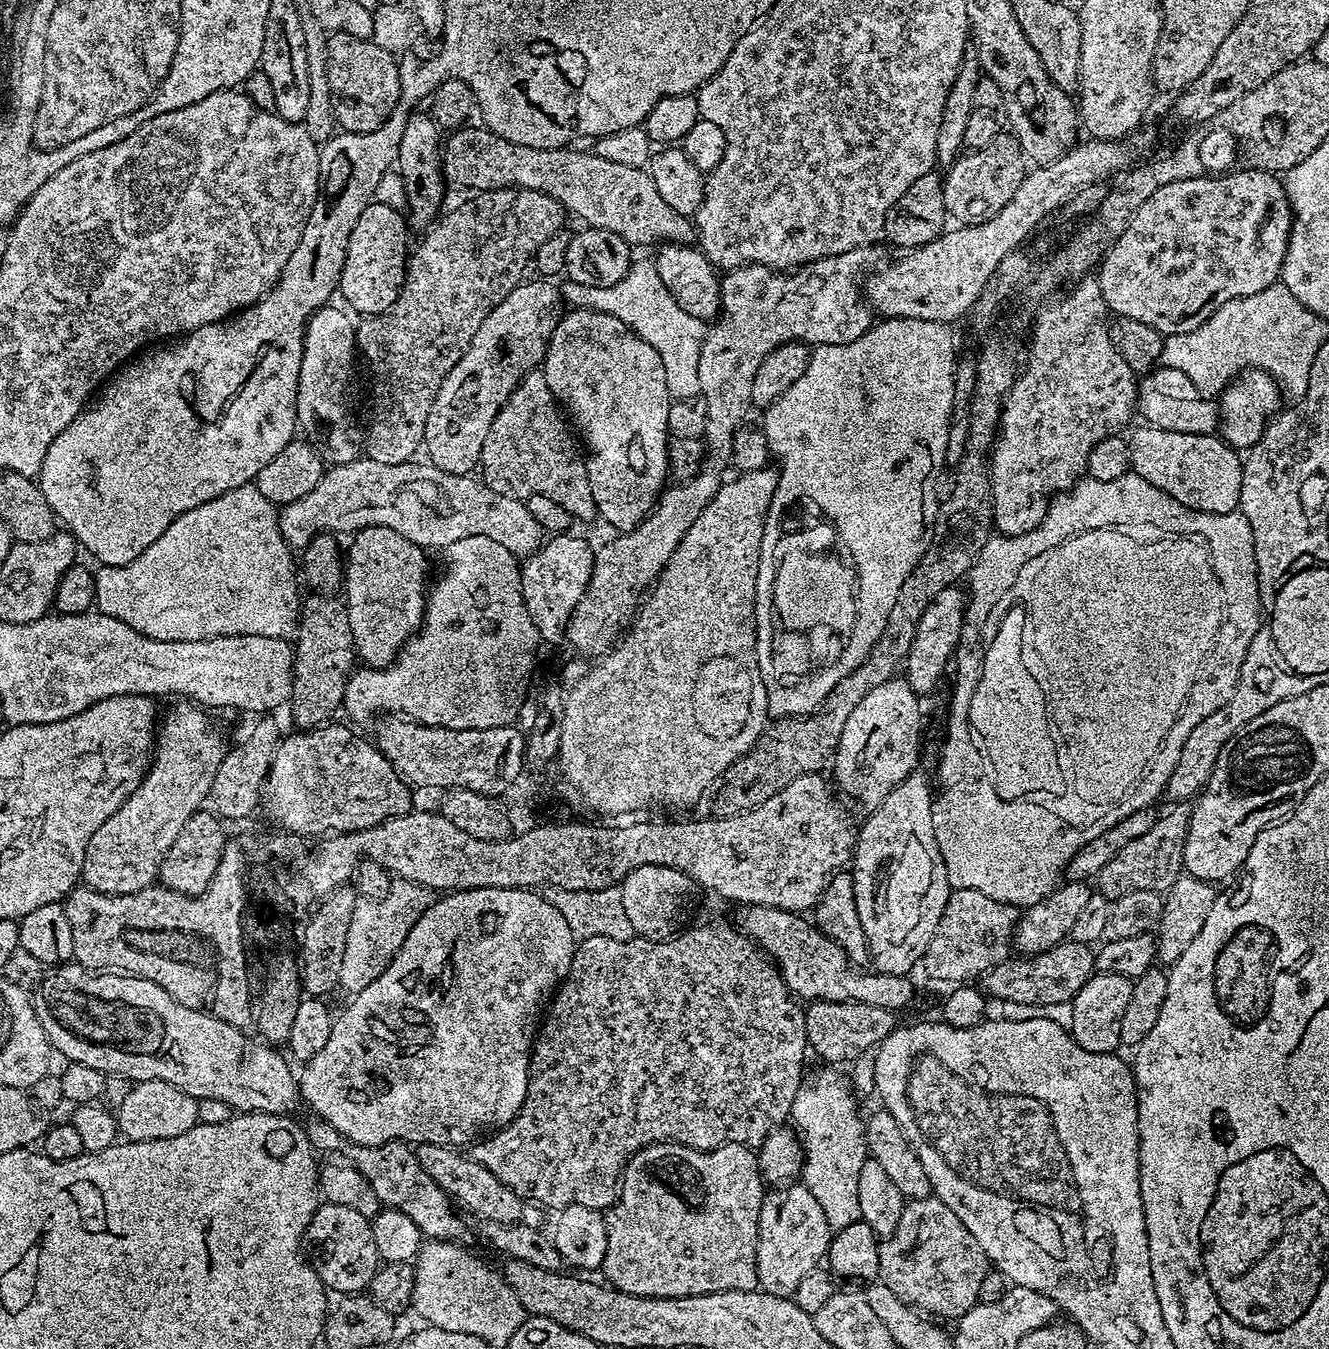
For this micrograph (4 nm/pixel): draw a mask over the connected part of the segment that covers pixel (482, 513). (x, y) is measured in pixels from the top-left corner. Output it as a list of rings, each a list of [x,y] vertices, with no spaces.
[[[357,458],[345,464],[331,465],[318,482],[318,486],[310,490],[310,494],[279,509],[282,538],[289,548],[303,550],[315,536],[321,534],[355,534],[363,528],[386,526],[390,530],[398,530],[402,538],[425,550],[446,550],[454,542],[462,542],[462,538],[481,536],[490,538],[490,542],[498,542],[498,546],[506,546],[506,550],[510,550],[510,554],[517,558],[533,556],[544,543],[546,534],[542,526],[538,526],[538,521],[531,516],[525,501],[506,498],[506,494],[494,494],[494,490],[490,490],[490,486],[485,484],[483,479],[476,477],[475,480],[475,475],[459,476],[435,468],[430,462],[416,463],[391,464]]]

